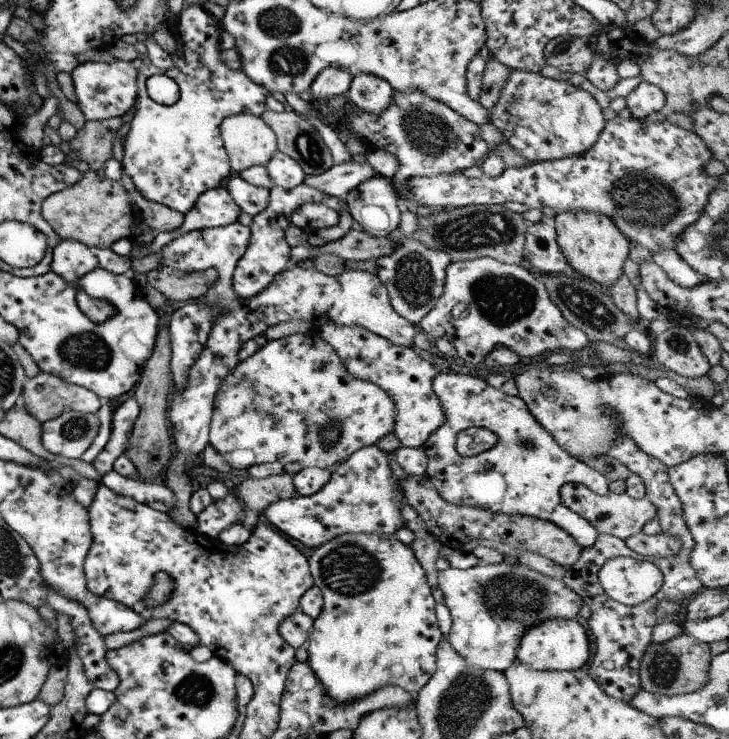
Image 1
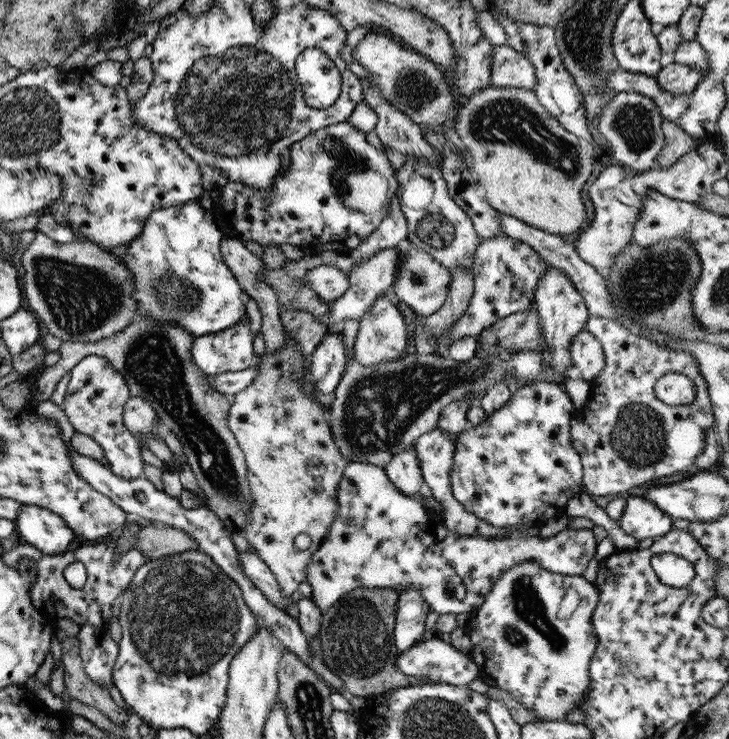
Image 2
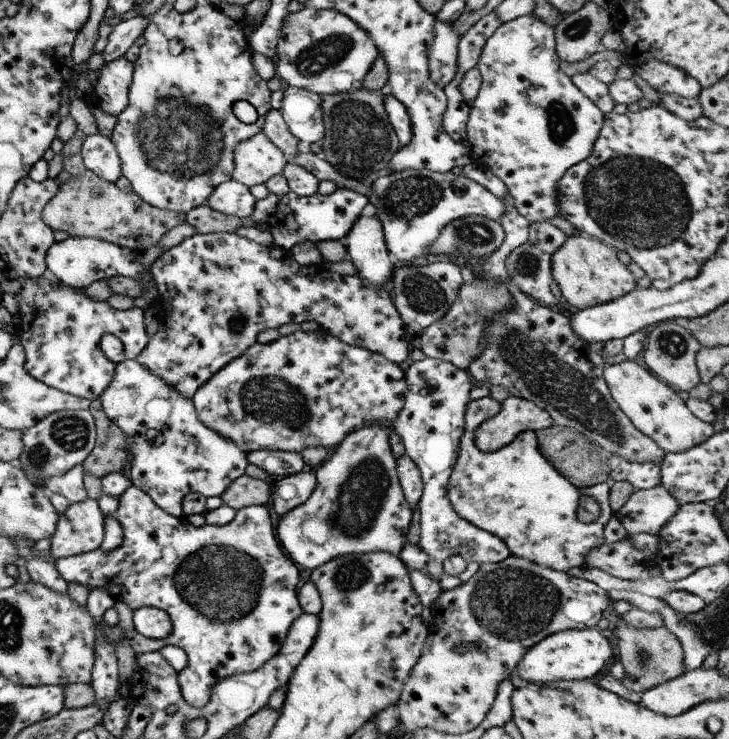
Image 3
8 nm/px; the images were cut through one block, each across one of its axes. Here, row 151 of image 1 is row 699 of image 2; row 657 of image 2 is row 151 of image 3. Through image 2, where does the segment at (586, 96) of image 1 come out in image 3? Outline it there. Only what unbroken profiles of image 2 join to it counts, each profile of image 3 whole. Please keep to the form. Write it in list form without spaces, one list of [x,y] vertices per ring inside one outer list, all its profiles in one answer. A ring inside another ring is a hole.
[[[531,15],[502,22],[493,31],[477,59],[475,67],[479,70],[481,84],[477,96],[470,102],[466,122],[472,163],[476,162],[475,158],[481,158],[479,162],[507,187],[513,208],[529,223],[547,222],[559,215],[557,180],[567,168],[589,156],[603,126],[604,113],[559,69],[560,58],[555,54],[553,32],[554,27]]]

